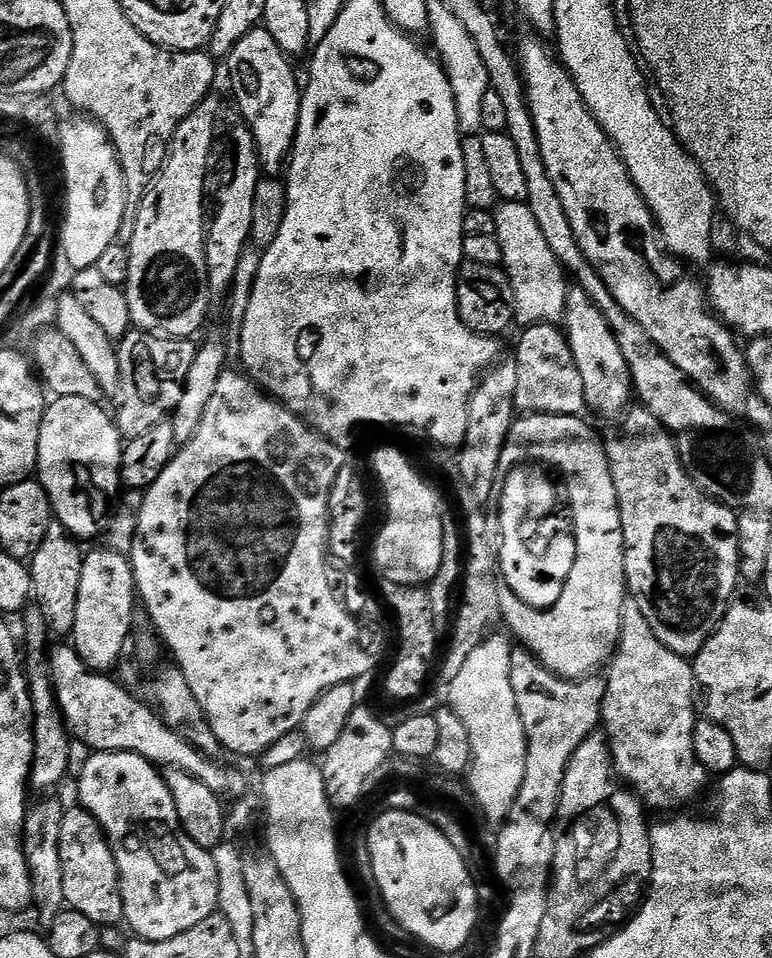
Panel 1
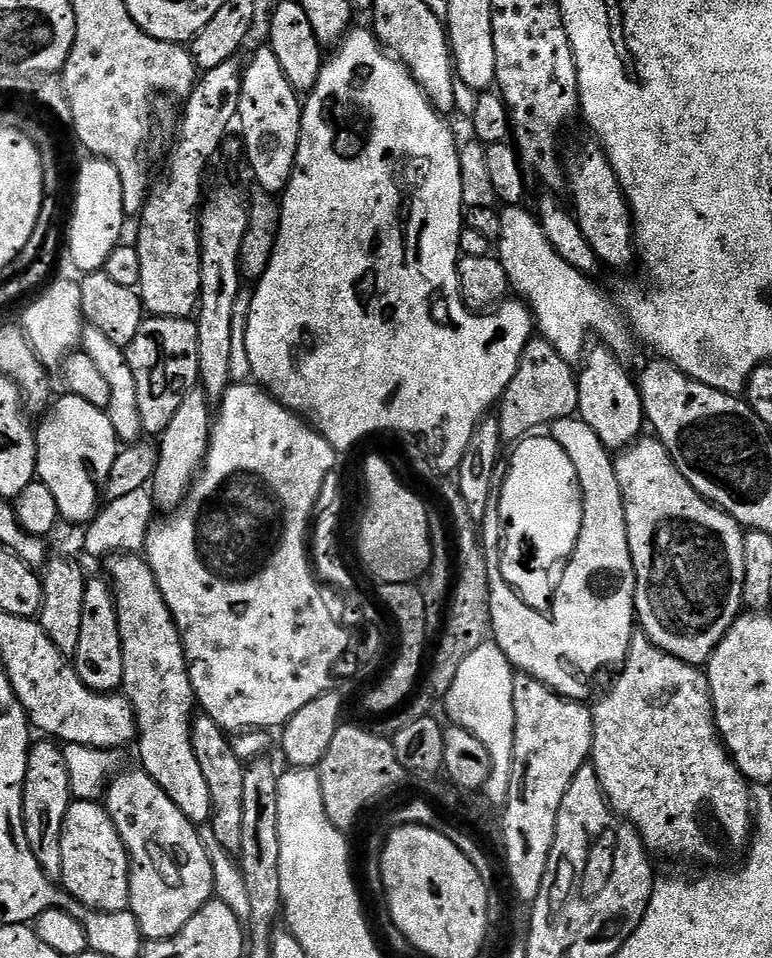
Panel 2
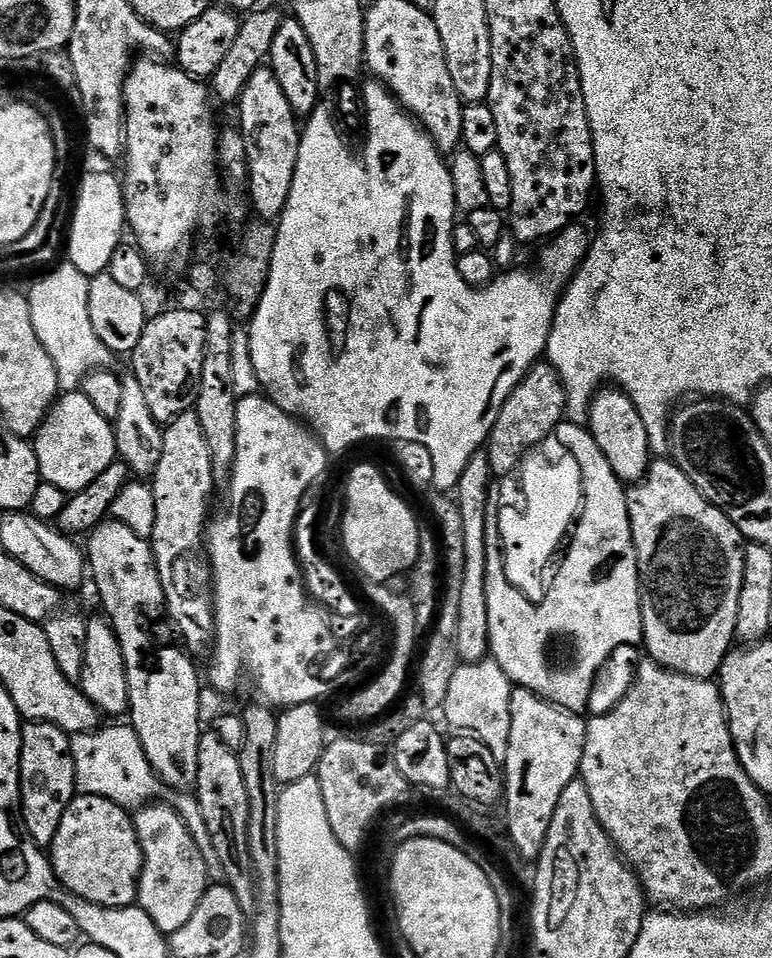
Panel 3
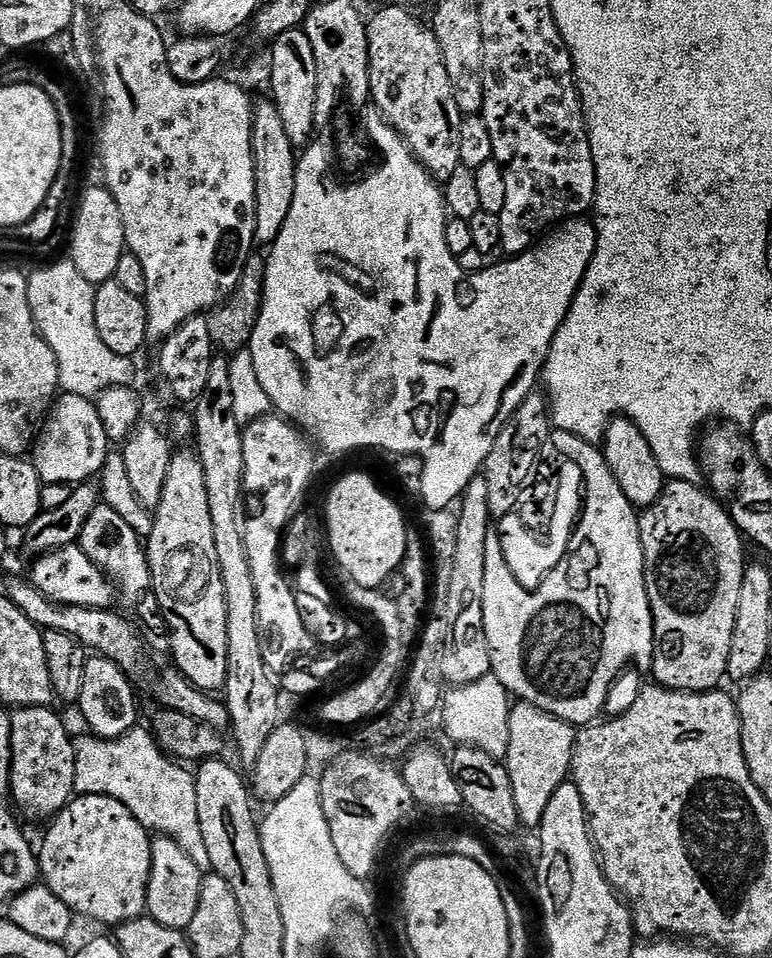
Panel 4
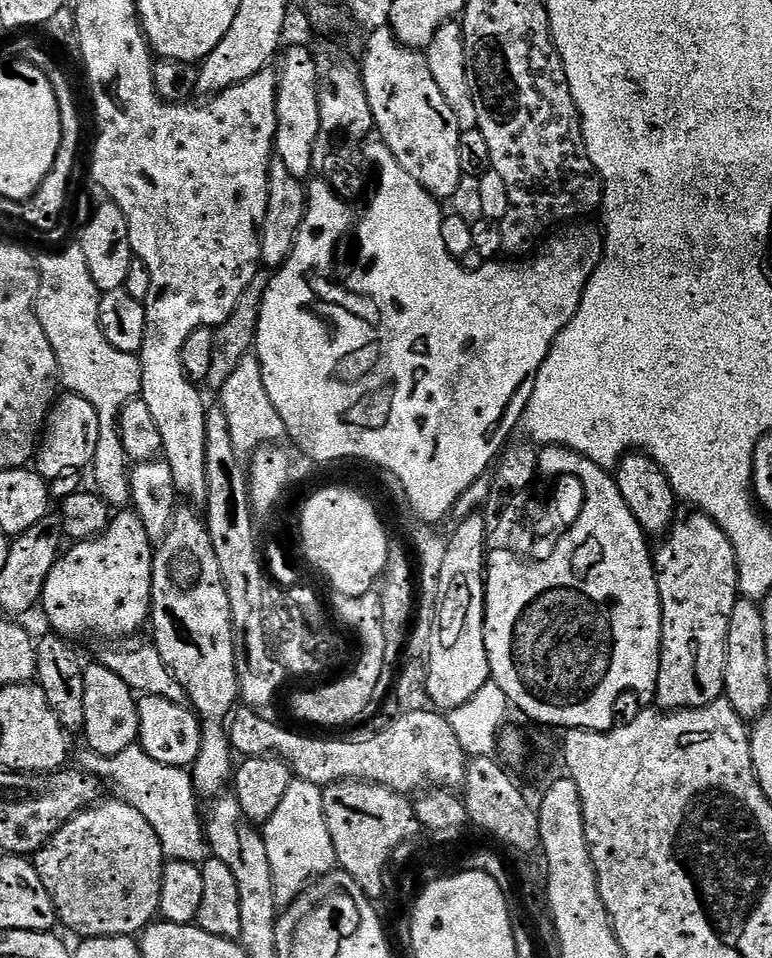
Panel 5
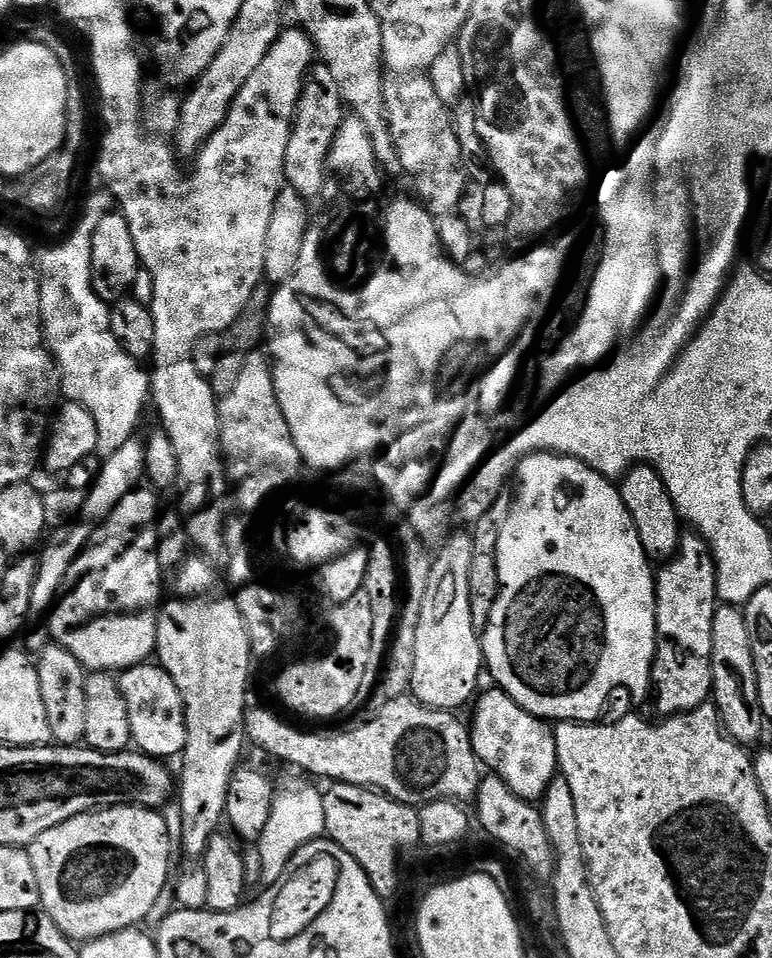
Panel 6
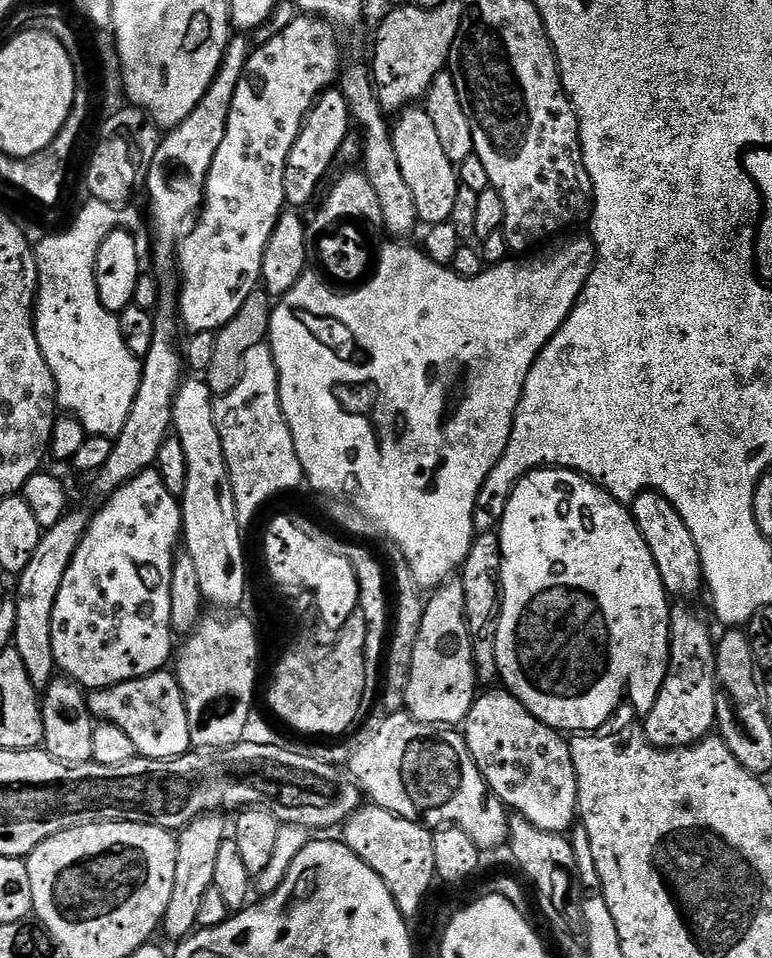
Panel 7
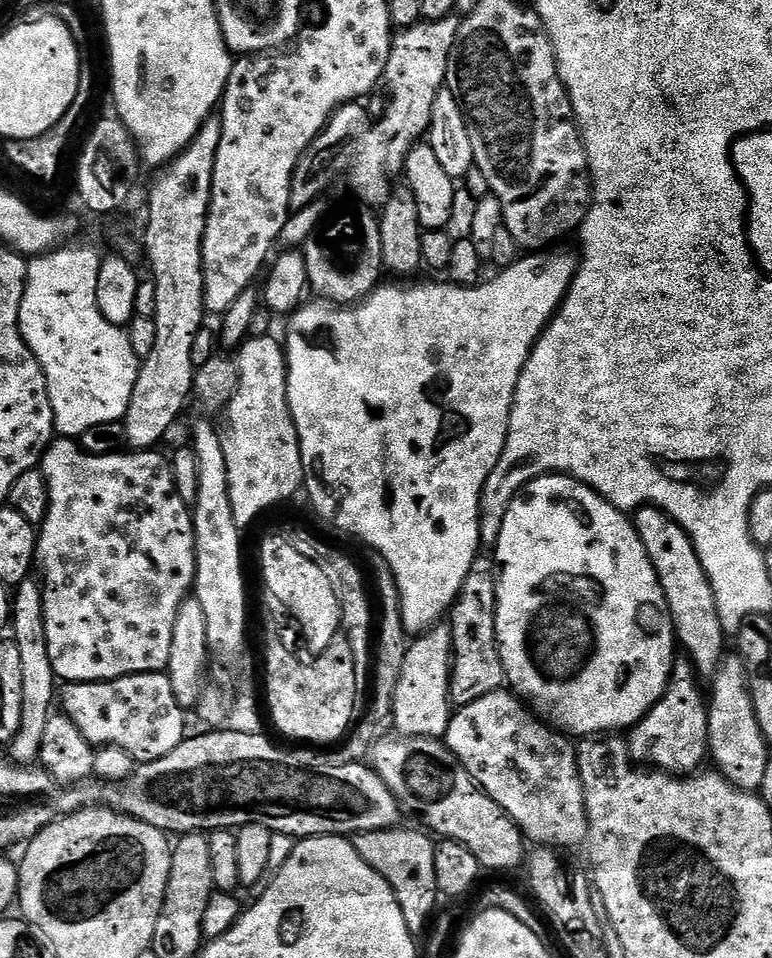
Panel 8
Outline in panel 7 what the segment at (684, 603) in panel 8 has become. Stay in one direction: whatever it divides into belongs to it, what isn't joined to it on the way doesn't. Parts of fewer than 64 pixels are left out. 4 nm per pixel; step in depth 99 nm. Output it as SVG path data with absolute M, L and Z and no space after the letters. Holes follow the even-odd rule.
M639 492L630 505L630 511L646 546L650 546L650 554L654 554L654 562L658 566L658 574L662 574L664 588L669 597L690 596L702 588L704 584L704 567L698 554L698 546L694 542L694 534L682 522L682 514L674 510L674 506L661 492Z

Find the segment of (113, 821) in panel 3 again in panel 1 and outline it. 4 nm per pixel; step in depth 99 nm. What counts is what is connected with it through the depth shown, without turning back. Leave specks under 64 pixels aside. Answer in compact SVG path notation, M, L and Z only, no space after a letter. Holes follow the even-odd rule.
M83 806L69 807L62 818L62 880L64 903L73 912L86 914L95 924L116 926L124 920L120 875L116 856L99 822Z

